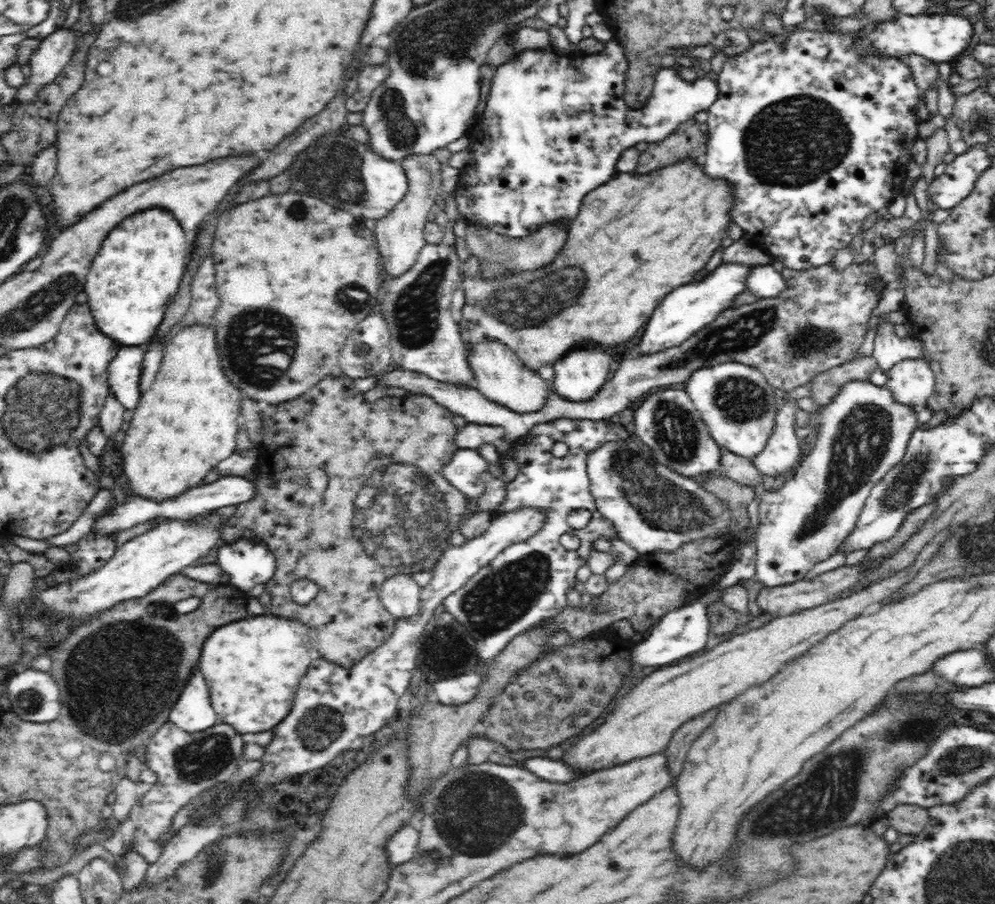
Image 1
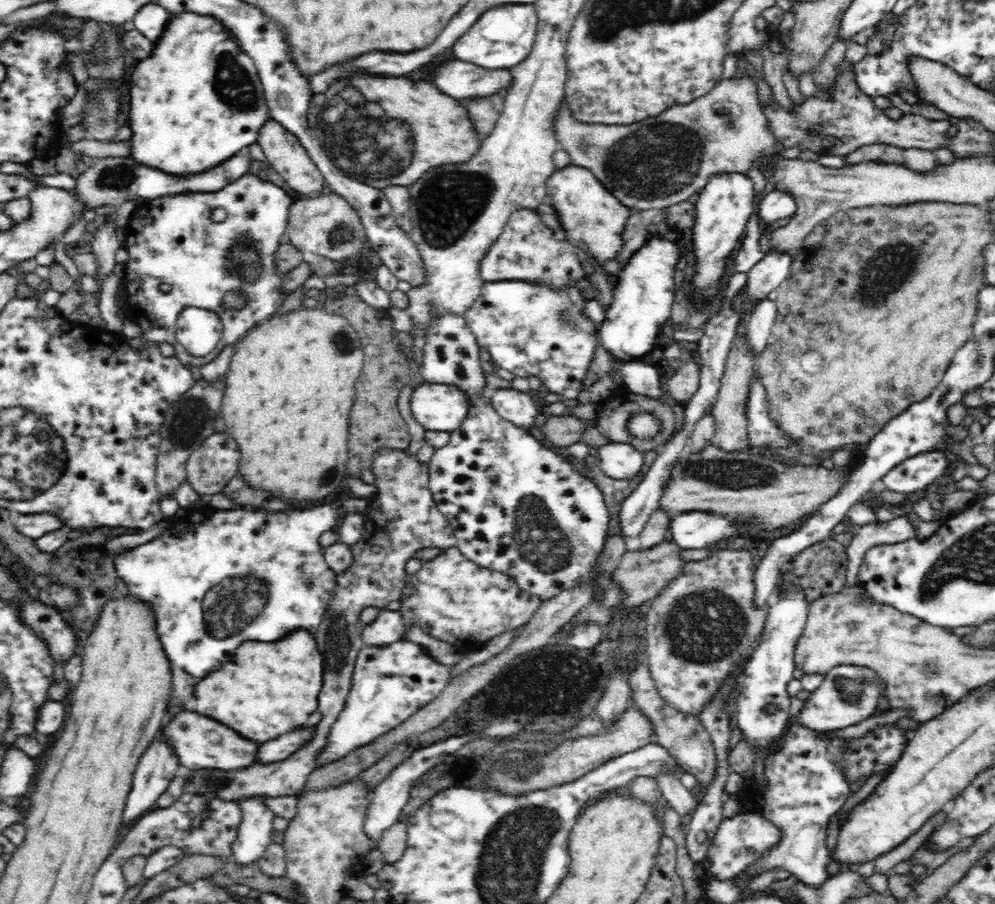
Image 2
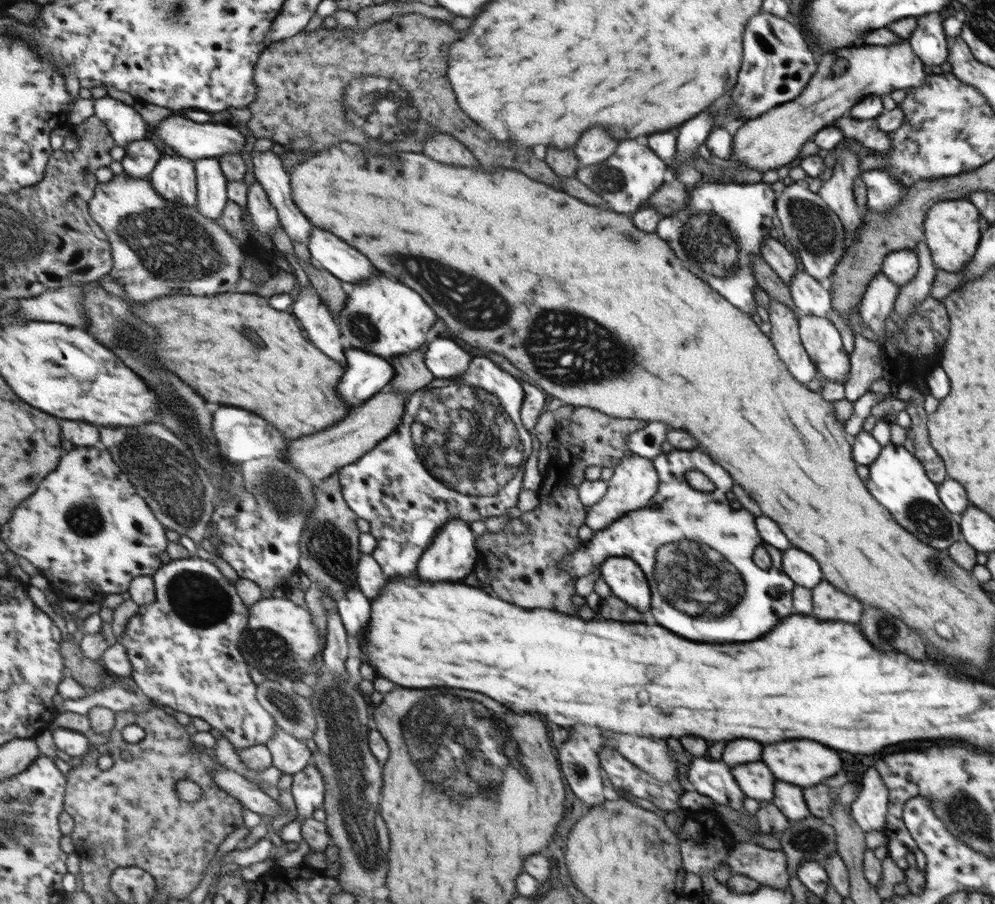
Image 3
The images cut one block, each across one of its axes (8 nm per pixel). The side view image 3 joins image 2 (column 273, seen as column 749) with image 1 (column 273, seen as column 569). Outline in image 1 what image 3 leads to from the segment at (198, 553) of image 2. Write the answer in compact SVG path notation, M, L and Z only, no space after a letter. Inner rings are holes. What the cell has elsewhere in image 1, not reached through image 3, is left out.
M249 536L222 545L216 564L228 574L229 584L246 594L270 580L275 571L275 556L265 544Z

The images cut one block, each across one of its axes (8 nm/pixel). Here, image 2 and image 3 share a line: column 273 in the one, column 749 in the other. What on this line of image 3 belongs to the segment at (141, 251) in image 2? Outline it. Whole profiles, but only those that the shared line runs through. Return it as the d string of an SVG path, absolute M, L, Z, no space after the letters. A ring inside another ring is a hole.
M764 181L757 183L716 183L696 182L688 186L689 198L685 204L686 212L662 216L656 227L656 234L668 242L668 246L676 252L680 260L686 262L692 270L696 270L696 276L707 282L716 289L722 296L731 301L736 308L748 314L756 312L757 300L755 289L757 278L753 270L752 256L760 254L763 248L763 241L770 236L772 218L774 218L774 202L777 197L772 190L772 185Z

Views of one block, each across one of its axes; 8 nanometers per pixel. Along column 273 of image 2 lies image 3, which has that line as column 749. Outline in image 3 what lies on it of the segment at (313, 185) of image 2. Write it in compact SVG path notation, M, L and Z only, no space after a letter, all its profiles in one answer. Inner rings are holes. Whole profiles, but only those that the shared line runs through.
M906 39L890 46L865 45L828 52L820 56L816 74L812 75L811 82L798 97L772 108L767 114L748 120L748 124L734 134L732 161L742 163L739 168L758 170L762 174L784 167L802 154L802 149L817 133L858 104L860 96L872 94L883 97L890 95L894 88L918 88L924 82L927 82L924 62L916 56Z

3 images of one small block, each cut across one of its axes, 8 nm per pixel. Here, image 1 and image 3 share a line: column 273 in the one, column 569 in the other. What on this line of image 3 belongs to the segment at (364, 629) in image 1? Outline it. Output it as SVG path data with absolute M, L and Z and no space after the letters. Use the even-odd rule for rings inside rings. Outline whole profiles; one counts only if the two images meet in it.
M576 407L570 416L560 418L556 416L554 438L559 442L558 454L551 456L547 470L542 474L541 487L537 490L539 505L530 511L519 513L519 519L528 526L524 534L512 534L507 528L500 532L486 530L482 536L475 541L478 556L474 574L483 585L490 585L494 588L496 596L502 600L508 600L510 604L520 604L522 608L548 608L560 613L576 614L578 606L570 602L574 594L574 578L564 572L560 565L566 555L576 551L580 547L578 540L578 528L584 524L587 518L584 504L579 499L579 486L585 481L585 472L588 467L598 466L614 468L626 456L632 456L626 445L626 436L646 427L648 422L640 419L615 418L607 416L602 412L587 407Z

